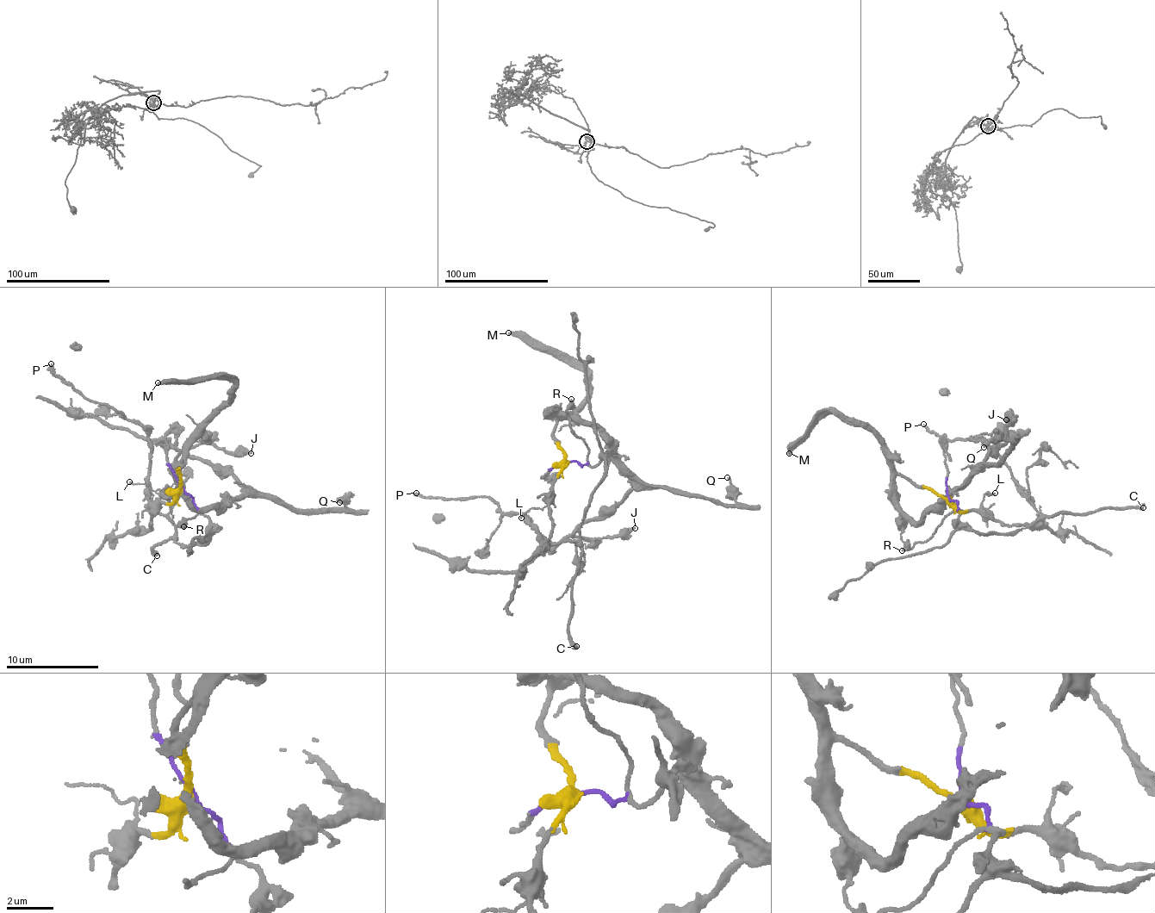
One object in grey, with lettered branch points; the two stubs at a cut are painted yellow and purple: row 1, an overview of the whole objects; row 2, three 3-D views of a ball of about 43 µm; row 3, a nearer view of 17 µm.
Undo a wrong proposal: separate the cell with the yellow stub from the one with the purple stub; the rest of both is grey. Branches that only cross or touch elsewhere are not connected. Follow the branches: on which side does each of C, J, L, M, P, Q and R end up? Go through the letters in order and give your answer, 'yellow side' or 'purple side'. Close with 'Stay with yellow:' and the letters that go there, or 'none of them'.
C: purple side
J: yellow side
L: yellow side
M: yellow side
P: purple side
Q: yellow side
R: purple side
Stay with yellow: J, L, M, Q

